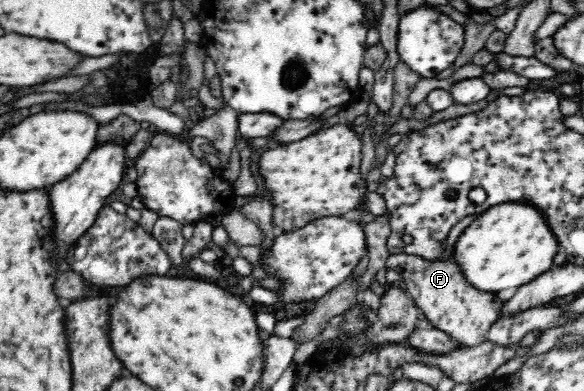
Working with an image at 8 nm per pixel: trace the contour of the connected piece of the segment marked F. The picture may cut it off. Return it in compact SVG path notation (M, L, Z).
M391 254L387 258L385 266L400 274L404 286L406 286L405 291L414 299L419 310L425 314L425 324L450 335L458 343L458 348L473 347L486 341L490 325L500 318L500 310L502 310L505 300L498 297L499 293L481 291L472 287L464 278L460 265L451 256L447 259L425 259L414 254Z

